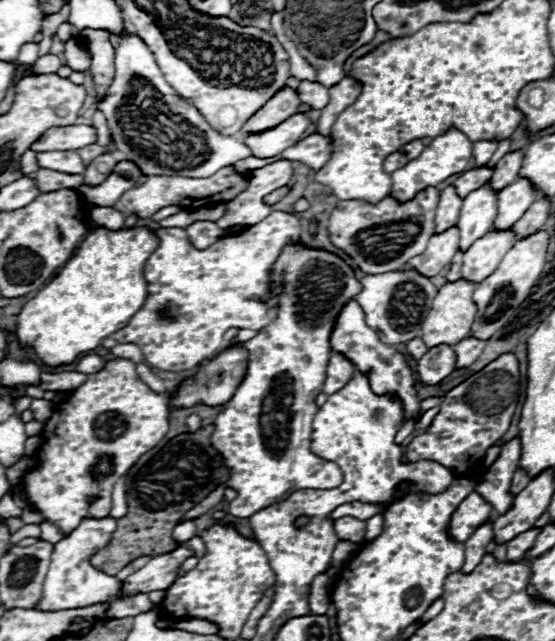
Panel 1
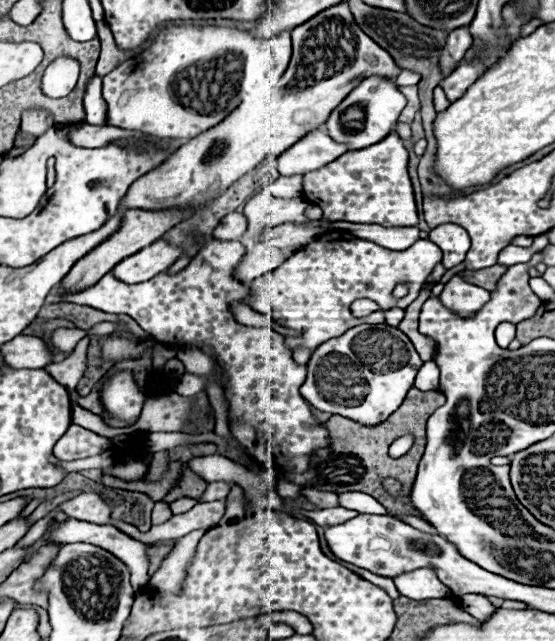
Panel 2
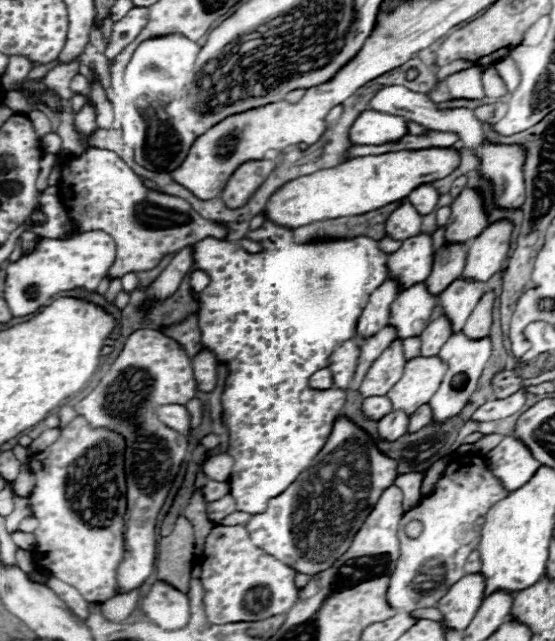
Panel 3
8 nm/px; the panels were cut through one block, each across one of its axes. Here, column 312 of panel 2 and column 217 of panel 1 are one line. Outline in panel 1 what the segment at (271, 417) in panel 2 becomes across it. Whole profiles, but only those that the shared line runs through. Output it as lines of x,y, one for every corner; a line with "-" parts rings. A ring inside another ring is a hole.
288,246
272,272
272,294
280,298
278,320
268,328
260,330
258,336
244,342
252,360
248,372
234,398
224,406
224,410
214,420
212,446
222,454
224,464
232,470
226,486
234,488
238,496
230,502
230,514
236,518
250,518
258,510
264,510
276,502
282,502
288,494
306,488
336,488
342,484
342,470
328,460
318,458
310,450
312,420
318,410
314,398
322,392
322,382
326,378
326,362
330,358
330,332
336,314
342,306
360,292
360,282
354,270
334,254
324,250
306,250
302,246

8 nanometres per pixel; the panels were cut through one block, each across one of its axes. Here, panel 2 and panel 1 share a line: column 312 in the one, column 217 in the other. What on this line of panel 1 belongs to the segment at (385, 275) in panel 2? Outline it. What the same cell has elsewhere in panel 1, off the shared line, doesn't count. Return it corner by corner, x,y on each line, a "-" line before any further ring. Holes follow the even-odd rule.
274,210
262,222
244,228
242,234
220,238
214,246
206,250
194,248
184,228
160,228
156,230
156,234
160,238
160,246
148,258
144,270
144,276
148,280
146,304
142,306
142,310
134,314
128,326
118,330
118,334
112,334
112,338
122,344
132,342
140,346
144,362
160,370
188,372
222,348
222,336
226,330
230,328
262,330
278,318
278,300
270,298
270,270
278,260
282,248
290,242
300,240
302,226
296,216

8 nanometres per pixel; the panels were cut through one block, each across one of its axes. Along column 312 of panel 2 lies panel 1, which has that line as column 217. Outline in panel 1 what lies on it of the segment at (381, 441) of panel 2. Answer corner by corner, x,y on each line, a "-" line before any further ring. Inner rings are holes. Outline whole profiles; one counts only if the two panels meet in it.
204,426
192,434
178,434
168,442
154,448
142,462
138,462
130,472
126,502
128,514
118,520
118,528
108,546
104,546
90,560
92,566
100,568
104,574
116,576
128,562
138,556
158,556
176,548
172,540
172,530
178,520
196,506
206,494
226,484
230,470
224,466
222,456
212,448
210,434
214,426

